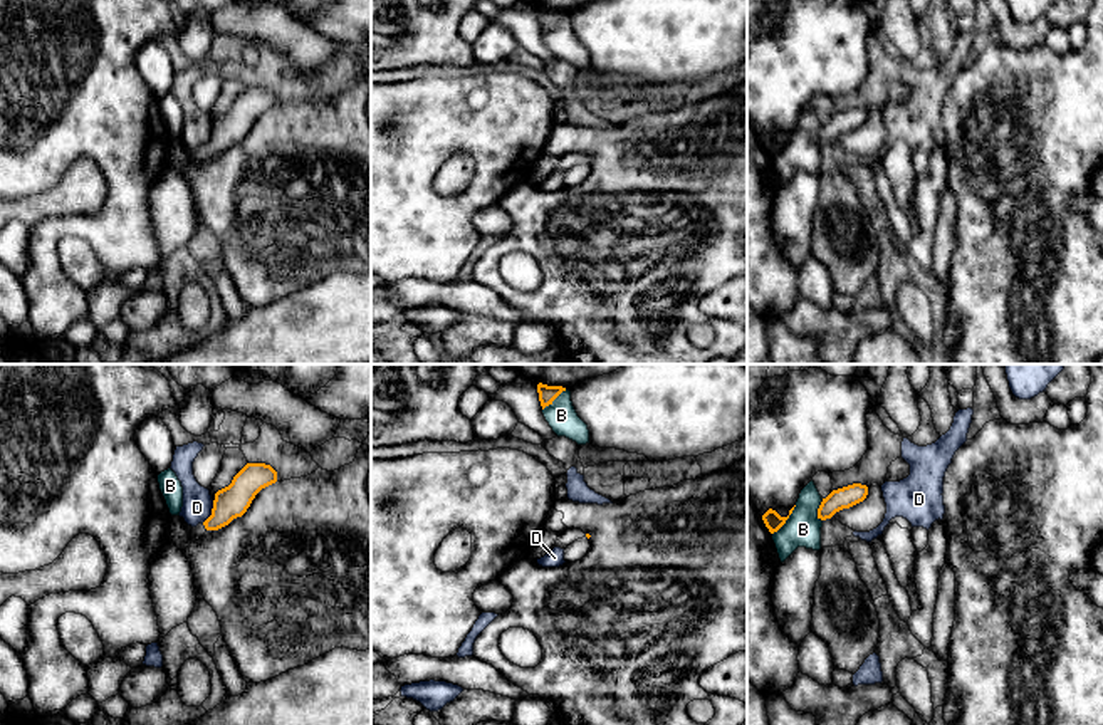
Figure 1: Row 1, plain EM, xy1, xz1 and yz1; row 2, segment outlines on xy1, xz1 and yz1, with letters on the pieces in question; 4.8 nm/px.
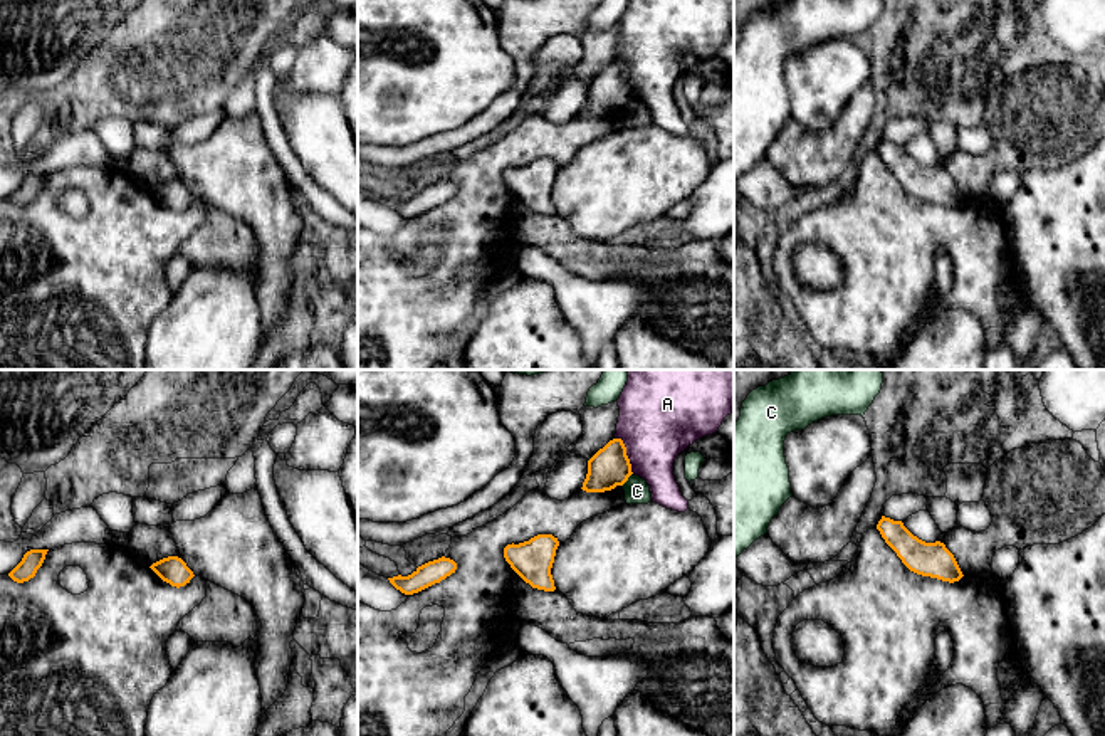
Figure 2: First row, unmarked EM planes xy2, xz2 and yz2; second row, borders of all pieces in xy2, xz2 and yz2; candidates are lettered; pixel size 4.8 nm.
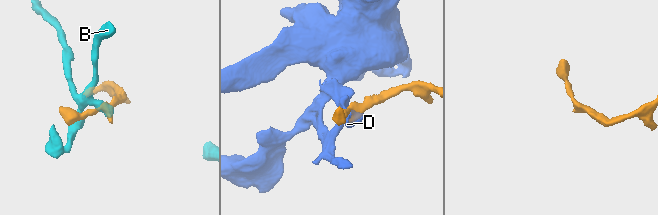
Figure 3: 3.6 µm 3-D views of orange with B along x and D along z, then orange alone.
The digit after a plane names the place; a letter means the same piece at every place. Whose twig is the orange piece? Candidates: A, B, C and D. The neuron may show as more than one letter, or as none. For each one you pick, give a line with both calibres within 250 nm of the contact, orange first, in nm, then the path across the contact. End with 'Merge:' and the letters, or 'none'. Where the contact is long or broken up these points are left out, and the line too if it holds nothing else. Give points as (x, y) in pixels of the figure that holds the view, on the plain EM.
Merge: none

